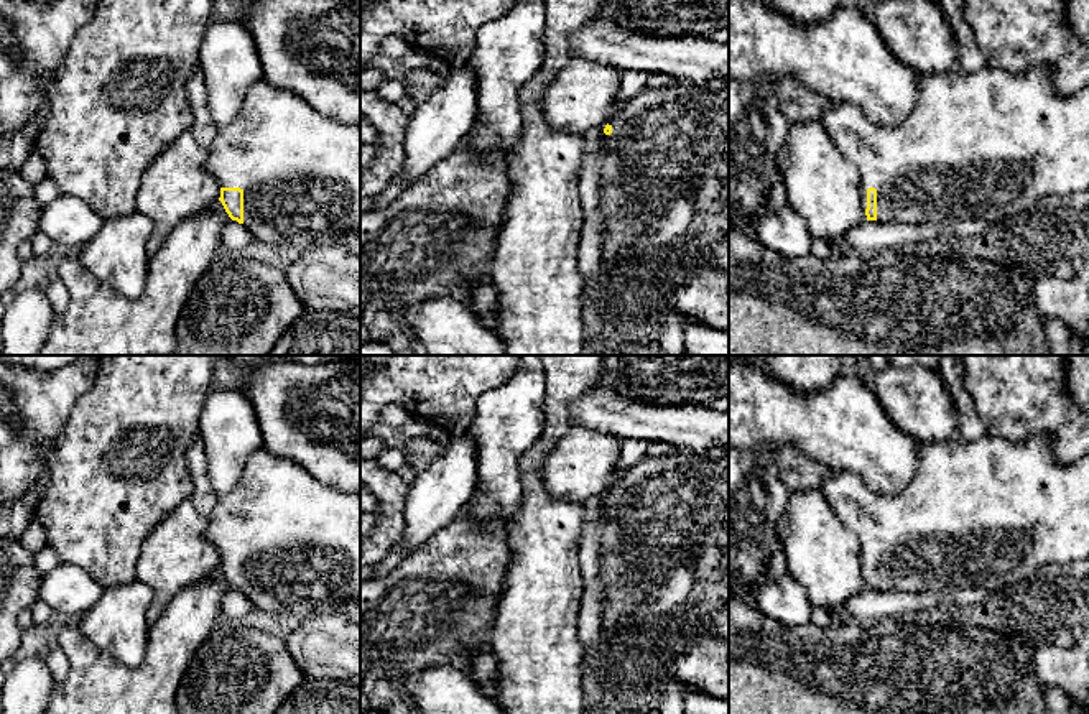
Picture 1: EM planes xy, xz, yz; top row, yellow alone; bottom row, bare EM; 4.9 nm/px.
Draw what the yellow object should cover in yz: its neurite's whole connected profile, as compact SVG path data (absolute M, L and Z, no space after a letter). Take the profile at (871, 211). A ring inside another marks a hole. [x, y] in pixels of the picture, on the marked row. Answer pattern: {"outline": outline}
{"outline": "M990 66L975 72L954 67L948 72L921 76L913 110L895 127L882 127L869 120L859 105L849 102L834 104L823 115L823 123L839 151L860 171L860 201L867 220L944 225L980 219L1000 224L1017 214L1033 211L1046 196L1071 197L1089 189L1089 86L1073 95L1059 95L1048 67L1030 69L1025 74L1008 74L1005 69Z"}

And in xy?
{"outline": "M265 81L255 82L245 95L243 105L235 120L217 130L207 146L206 169L217 179L225 212L232 220L242 224L255 240L283 248L288 255L303 253L317 247L334 245L352 225L360 222L360 125L345 125L327 118L311 107L303 97L288 89L278 89Z"}

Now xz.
{"outline": "M674 77L674 82L663 89L645 89L628 104L622 105L614 115L607 118L604 128L604 138L600 140L600 161L599 161L599 206L602 225L605 227L605 240L602 245L602 263L607 267L622 267L625 263L645 263L646 260L660 255L661 250L688 230L693 219L693 196L694 184L701 178L707 161L717 153L729 133L729 122L716 97L716 92L707 84L699 84L686 79Z"}

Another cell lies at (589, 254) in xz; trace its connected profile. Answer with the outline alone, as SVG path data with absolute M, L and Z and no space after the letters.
M607 122L584 133L586 150L579 178L584 225L577 248L577 270L582 278L584 294L594 285L595 270L602 263L602 245L605 240L605 227L602 225L599 206L600 140L605 135L605 125Z

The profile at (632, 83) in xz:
M622 71L620 89L617 92L610 115L614 115L622 105L628 104L632 99L642 94L646 89L646 82L648 82L648 74L645 72Z

